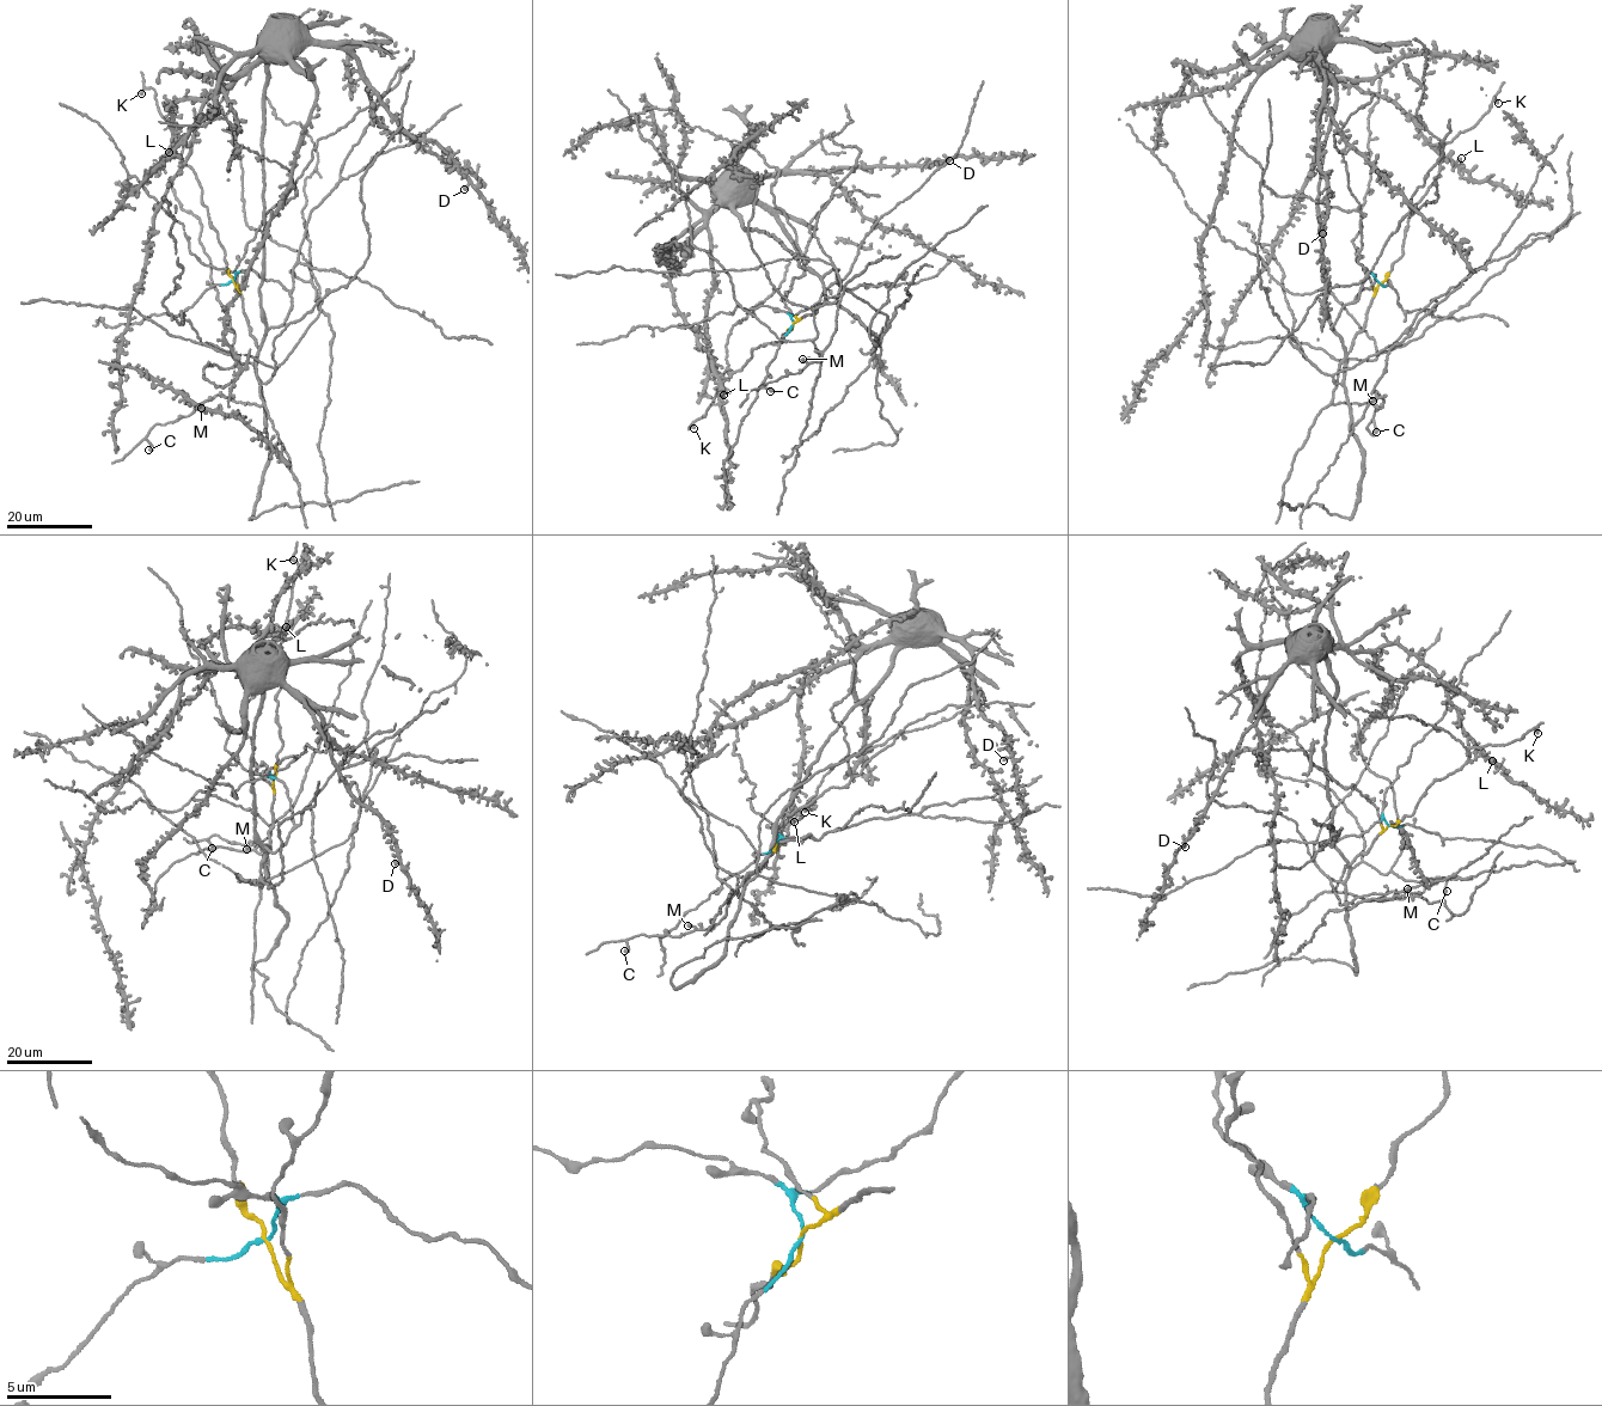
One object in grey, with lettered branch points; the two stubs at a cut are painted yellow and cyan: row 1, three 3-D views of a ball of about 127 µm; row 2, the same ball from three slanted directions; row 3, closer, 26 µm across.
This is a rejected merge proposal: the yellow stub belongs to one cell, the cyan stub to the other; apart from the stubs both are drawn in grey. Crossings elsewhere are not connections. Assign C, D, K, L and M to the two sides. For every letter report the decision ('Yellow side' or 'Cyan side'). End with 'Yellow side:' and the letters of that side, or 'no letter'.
C: Yellow side
D: Cyan side
K: Yellow side
L: Cyan side
M: Yellow side
Yellow side: C, K, M

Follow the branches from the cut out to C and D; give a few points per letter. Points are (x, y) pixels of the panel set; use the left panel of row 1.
C: (233, 280), (258, 348), (263, 404), (218, 395), (205, 401), (187, 416), (157, 423), (146, 436), (148, 450)
D: (233, 280), (251, 269), (288, 291), (281, 324), (260, 294), (264, 85), (306, 43), (347, 52), (464, 190)

